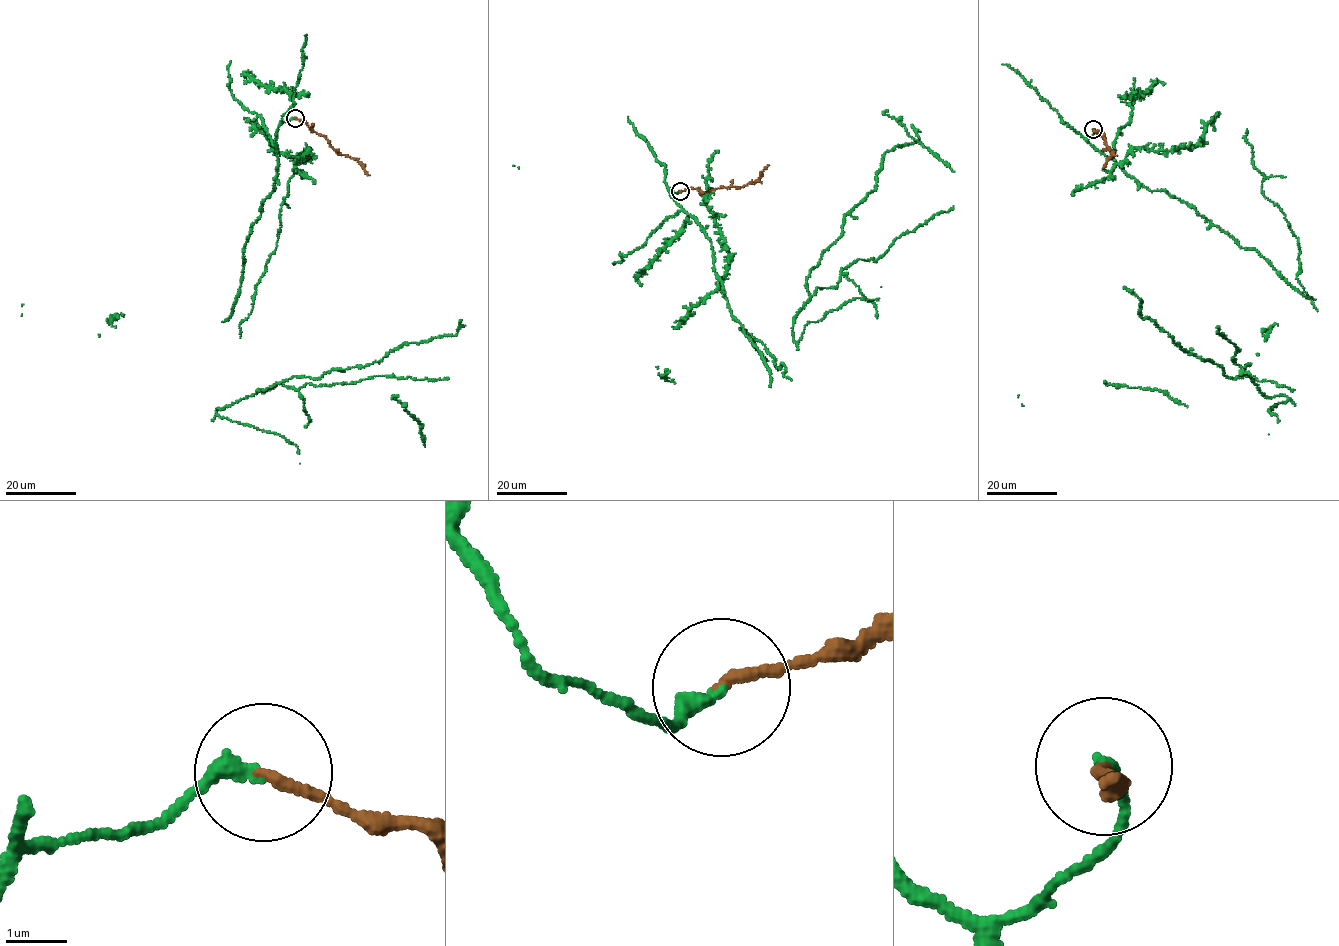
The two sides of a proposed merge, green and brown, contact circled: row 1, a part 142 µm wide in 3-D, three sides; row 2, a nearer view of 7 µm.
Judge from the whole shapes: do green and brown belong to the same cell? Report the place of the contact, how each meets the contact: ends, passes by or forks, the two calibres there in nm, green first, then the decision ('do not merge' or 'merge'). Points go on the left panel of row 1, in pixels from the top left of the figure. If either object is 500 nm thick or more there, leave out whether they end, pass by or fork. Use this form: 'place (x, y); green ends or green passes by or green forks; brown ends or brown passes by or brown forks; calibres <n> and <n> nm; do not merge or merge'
place (295, 118); green ends; brown ends; calibres 260 and 180 nm; merge

